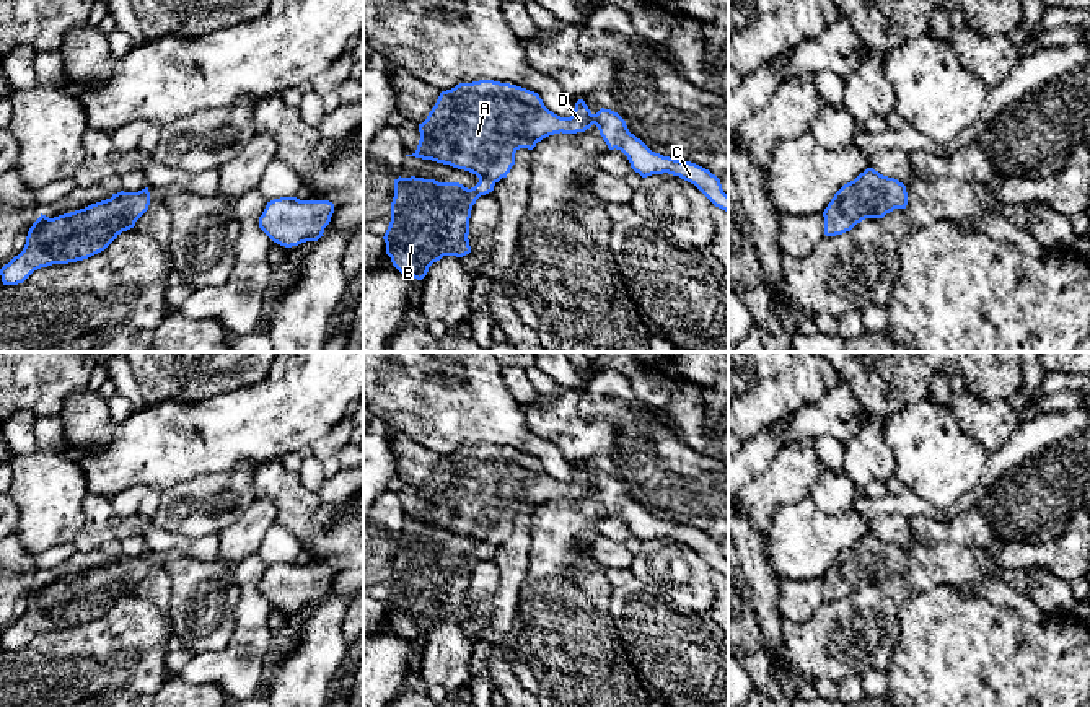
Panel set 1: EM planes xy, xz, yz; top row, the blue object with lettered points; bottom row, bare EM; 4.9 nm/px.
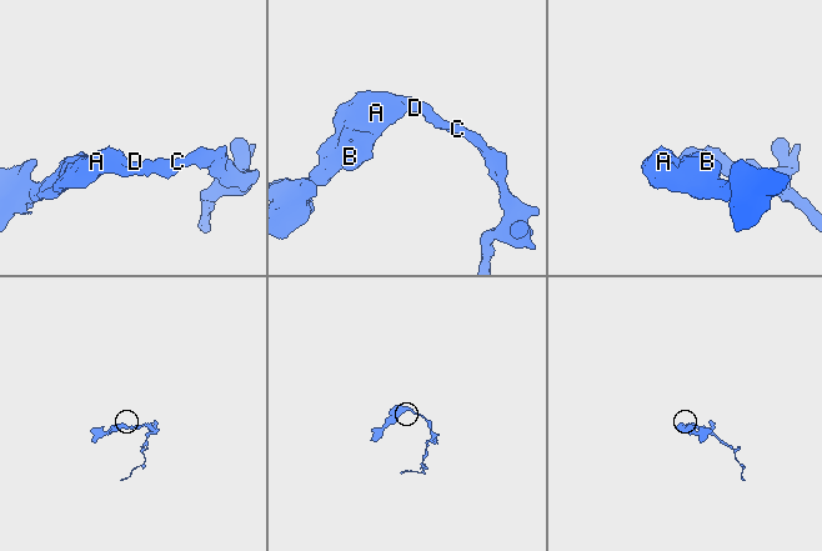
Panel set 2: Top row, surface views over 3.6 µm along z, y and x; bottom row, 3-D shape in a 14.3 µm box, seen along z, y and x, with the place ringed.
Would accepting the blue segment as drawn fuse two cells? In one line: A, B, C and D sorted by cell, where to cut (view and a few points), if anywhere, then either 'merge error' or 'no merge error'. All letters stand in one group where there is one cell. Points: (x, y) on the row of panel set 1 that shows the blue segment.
A B C D; no cut; no merge error

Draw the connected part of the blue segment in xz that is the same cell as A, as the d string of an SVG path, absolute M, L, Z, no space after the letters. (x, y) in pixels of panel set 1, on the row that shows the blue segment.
M479 80L459 83L442 91L427 119L419 124L420 140L412 155L422 160L450 165L469 171L479 182L468 189L459 182L438 182L424 178L394 179L394 197L391 202L391 222L383 236L386 254L393 266L417 280L422 280L429 267L443 256L463 257L471 252L469 218L476 200L494 191L494 186L507 178L515 165L515 153L520 148L533 150L538 142L554 134L577 134L596 125L609 150L621 150L631 168L642 178L652 174L673 174L694 184L715 207L728 213L728 195L723 192L720 179L709 169L652 152L640 138L629 132L626 121L614 111L601 108L593 114L583 99L575 103L570 117L560 117L549 111L538 93L526 88Z

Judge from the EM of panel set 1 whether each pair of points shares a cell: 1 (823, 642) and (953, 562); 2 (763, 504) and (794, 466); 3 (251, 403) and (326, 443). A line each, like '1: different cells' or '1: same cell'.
1: same cell
2: same cell
3: different cells

